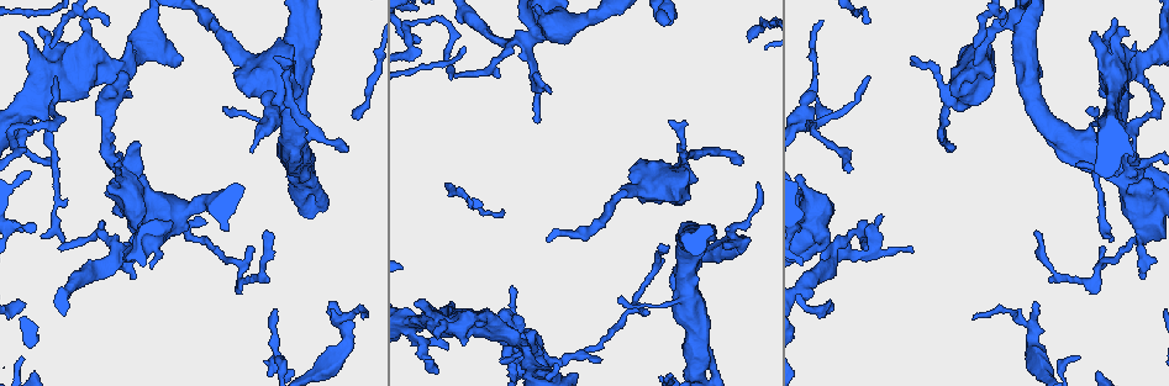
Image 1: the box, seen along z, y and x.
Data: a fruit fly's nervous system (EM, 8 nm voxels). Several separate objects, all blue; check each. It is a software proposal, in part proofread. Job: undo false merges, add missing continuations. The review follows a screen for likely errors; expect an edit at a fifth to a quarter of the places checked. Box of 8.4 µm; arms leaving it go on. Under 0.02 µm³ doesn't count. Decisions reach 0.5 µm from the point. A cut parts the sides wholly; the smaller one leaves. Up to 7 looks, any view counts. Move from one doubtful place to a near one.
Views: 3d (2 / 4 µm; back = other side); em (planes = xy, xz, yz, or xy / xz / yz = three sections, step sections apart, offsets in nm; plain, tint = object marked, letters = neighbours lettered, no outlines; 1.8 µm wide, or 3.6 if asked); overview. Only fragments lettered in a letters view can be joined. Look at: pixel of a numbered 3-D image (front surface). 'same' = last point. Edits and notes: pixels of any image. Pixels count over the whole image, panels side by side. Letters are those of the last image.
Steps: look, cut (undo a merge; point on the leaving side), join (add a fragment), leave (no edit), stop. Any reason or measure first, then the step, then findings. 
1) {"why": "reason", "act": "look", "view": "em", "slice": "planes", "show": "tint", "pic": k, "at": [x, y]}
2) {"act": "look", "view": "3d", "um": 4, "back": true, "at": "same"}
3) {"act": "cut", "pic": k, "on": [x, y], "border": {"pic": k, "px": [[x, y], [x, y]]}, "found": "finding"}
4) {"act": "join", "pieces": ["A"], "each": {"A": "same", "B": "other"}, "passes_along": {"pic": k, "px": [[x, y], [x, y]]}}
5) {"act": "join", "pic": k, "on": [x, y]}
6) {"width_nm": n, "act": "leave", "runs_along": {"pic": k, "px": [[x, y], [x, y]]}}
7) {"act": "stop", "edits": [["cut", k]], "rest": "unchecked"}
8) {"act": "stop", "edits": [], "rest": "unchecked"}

{"why": "branch point", "act": "look", "view": "3d", "um": 4, "pic": 1, "at": [1085, 144]}

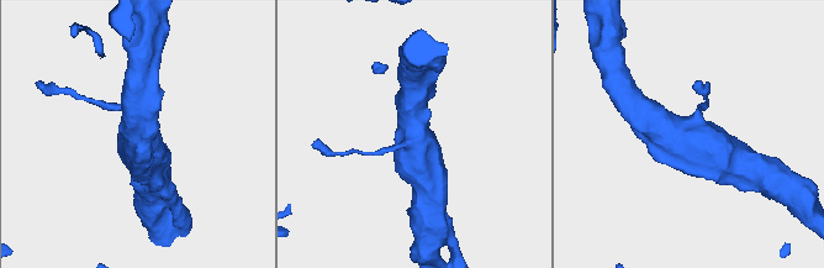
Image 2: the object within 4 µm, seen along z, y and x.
{"act": "look", "view": "em", "um": 3.6, "slice": "xz", "step": 16, "show": "tint", "pic": 2, "at": [410, 137]}

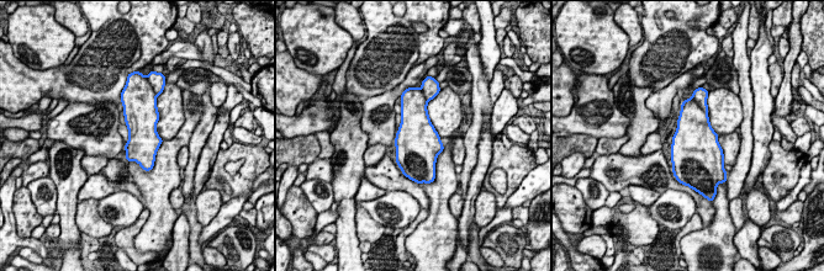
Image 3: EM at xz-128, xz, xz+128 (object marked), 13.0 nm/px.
{"act": "look", "view": "em", "um": 3.6, "slice": "planes", "show": "letters", "at": "same"}

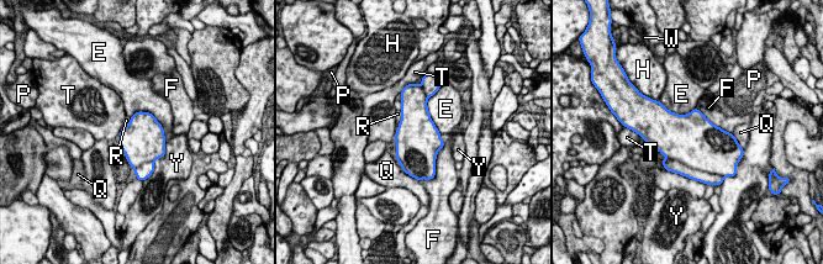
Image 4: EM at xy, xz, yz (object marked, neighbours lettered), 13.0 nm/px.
{"longest_contact_nm": ["F", 600], "act": "leave", "each": {"E": "other", "F": "other", "H": "other", "P": "other", "Q": "other", "R": "other", "T": "other", "W": "other", "Y": "other"}, "border": {"pic": 4, "px": [[401, 110], [399, 125]]}, "found": "all the same neuron"}

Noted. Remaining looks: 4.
{"why": "branch stops here", "act": "look", "view": "3d", "um": 2, "pic": 1, "at": [952, 144]}

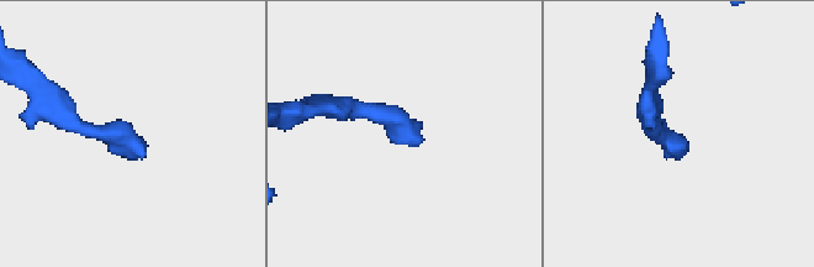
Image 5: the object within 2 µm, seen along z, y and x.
{"why": "now the EM", "act": "look", "view": "em", "slice": "xy", "step": 16, "show": "letters", "pic": 5, "at": [420, 142]}

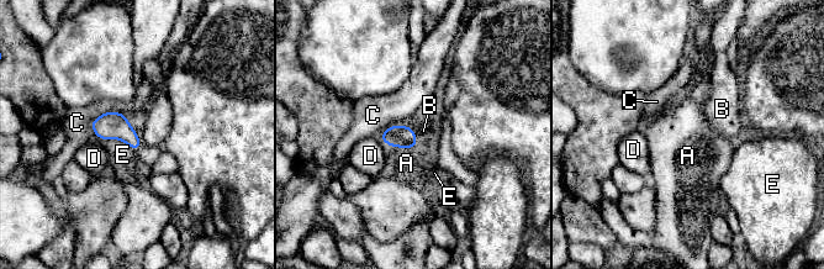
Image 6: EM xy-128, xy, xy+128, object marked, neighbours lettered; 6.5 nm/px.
{"act": "look", "view": "em", "slice": "xz", "step": 8, "show": "letters", "at": "same"}

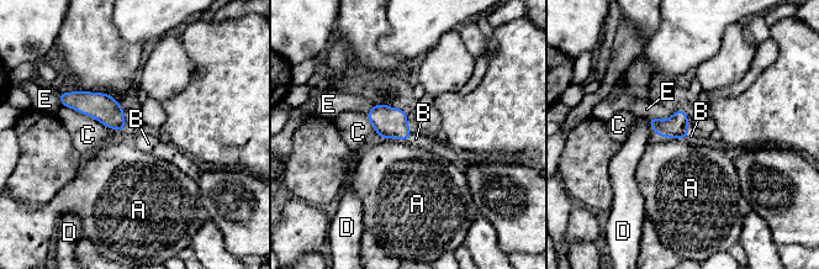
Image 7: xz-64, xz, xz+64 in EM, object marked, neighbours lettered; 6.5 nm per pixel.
{"act": "join", "pieces": ["B"], "each": {"A": "other", "B": "same", "C": "other", "D": "other", "E": "other"}, "passes_along": {"pic": 7, "px": [[387, 121], [408, 136], [416, 138]]}, "found": "it goes on there"}

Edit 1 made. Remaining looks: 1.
{"act": "stop", "edits": [["join", 7]], "rest": "unchecked"}

